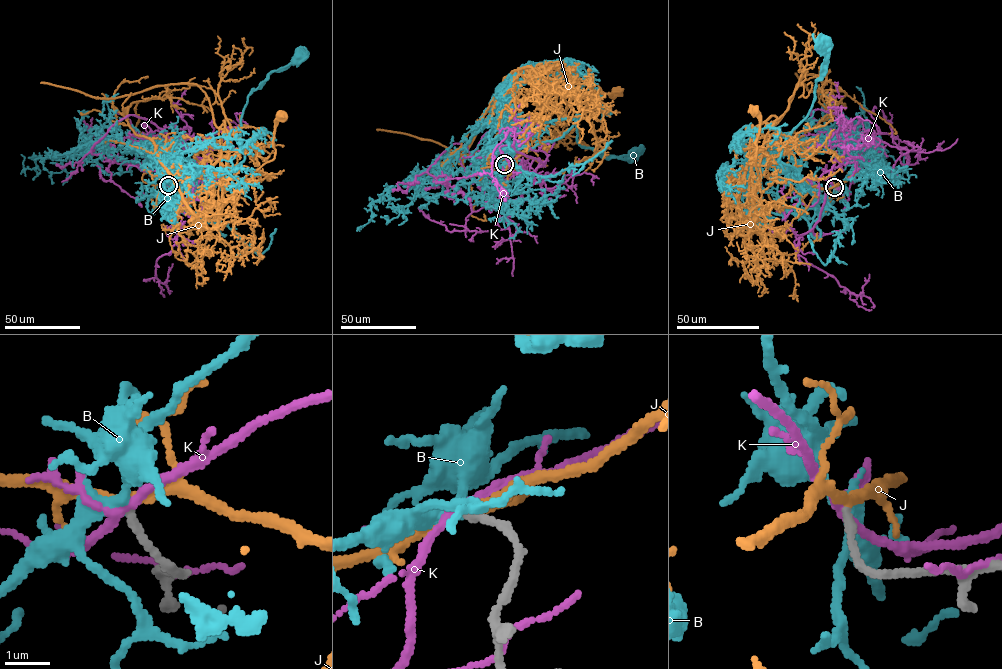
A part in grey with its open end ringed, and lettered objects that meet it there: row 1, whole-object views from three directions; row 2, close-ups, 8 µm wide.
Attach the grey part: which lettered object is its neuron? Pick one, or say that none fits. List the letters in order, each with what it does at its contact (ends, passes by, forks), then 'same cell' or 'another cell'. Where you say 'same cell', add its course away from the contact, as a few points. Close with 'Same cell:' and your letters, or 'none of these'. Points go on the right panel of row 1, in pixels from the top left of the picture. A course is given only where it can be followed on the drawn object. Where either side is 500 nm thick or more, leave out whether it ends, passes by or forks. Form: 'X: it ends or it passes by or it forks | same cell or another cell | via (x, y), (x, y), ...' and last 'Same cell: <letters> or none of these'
B: it forks | same cell | via (834, 187), (821, 202), (809, 181), (790, 176), (779, 160), (785, 139), (814, 99), (825, 57), (822, 44)
J: it passes by | another cell
K: it forks | another cell
Same cell: B

